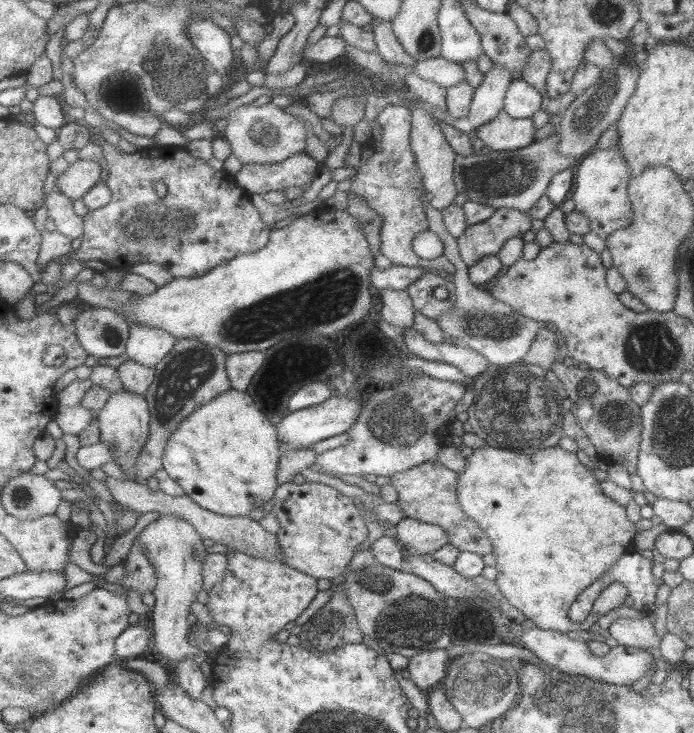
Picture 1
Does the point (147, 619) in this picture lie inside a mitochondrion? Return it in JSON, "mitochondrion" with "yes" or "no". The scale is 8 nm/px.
{"mitochondrion":"no"}

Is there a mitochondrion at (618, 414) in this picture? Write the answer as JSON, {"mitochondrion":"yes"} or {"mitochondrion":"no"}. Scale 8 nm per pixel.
{"mitochondrion":"yes"}

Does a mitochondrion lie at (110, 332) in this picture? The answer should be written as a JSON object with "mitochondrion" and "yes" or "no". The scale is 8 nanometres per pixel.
{"mitochondrion":"yes"}

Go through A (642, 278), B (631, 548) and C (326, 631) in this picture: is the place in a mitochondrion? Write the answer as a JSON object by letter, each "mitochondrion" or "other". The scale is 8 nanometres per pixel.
{"A":"mitochondrion","B":"other","C":"mitochondrion"}

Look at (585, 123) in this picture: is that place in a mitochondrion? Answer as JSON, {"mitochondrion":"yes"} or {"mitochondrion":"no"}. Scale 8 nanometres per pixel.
{"mitochondrion":"yes"}

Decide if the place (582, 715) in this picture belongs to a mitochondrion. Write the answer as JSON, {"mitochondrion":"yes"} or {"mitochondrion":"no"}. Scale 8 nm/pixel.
{"mitochondrion":"yes"}

